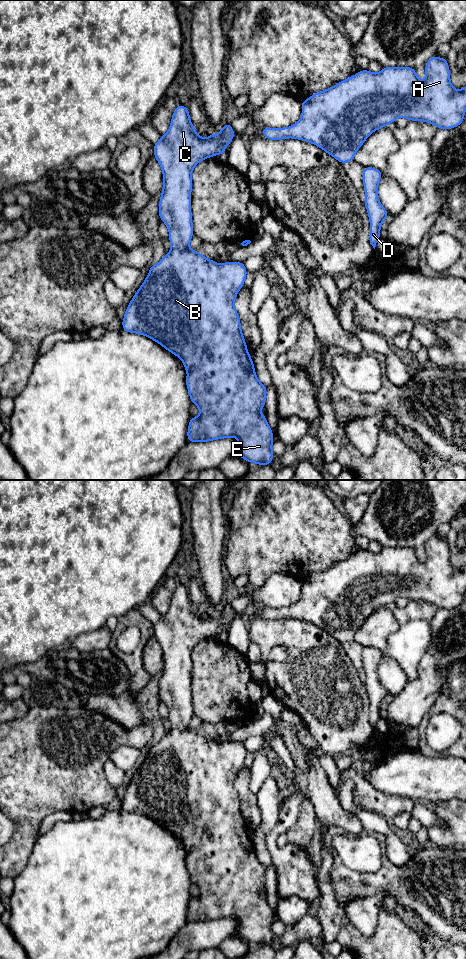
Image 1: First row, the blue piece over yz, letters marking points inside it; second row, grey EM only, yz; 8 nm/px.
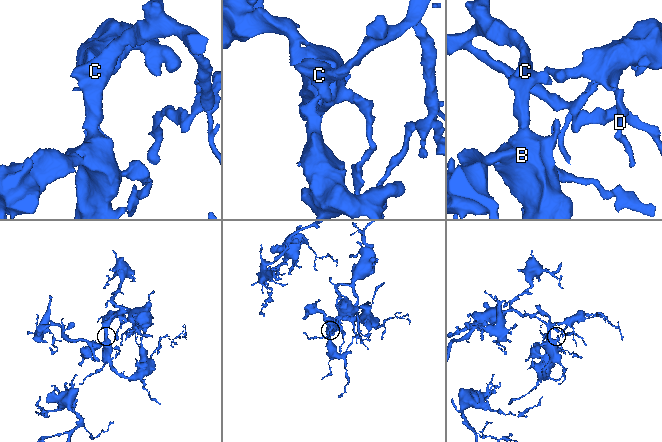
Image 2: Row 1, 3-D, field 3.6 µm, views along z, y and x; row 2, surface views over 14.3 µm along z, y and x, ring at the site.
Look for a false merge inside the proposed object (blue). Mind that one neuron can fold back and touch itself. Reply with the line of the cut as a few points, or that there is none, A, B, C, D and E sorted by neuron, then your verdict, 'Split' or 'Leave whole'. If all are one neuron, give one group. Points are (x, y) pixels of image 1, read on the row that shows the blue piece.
No split. Groups: A B C D E. Leave whole

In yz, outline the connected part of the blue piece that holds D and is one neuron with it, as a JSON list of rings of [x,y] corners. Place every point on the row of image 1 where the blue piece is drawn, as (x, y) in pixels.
[[[363,167],[363,189],[365,191],[365,206],[370,221],[370,244],[375,249],[376,244],[380,239],[380,228],[382,222],[386,218],[390,218],[389,213],[380,203],[377,195],[379,181],[382,177],[382,172],[374,167]]]

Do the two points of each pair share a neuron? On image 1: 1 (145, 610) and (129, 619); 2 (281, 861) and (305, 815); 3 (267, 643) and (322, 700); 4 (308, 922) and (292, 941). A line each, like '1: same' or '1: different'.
1: different
2: different
3: same
4: same

